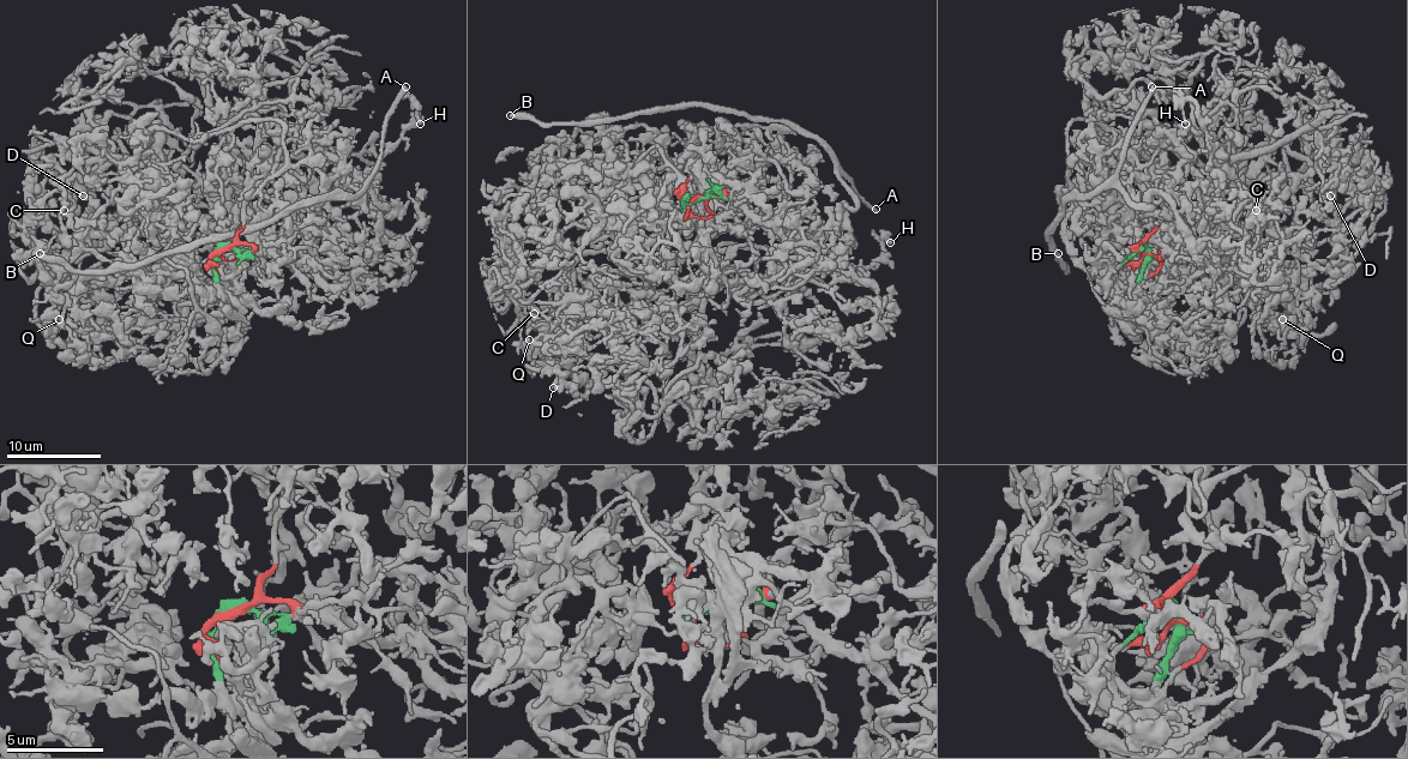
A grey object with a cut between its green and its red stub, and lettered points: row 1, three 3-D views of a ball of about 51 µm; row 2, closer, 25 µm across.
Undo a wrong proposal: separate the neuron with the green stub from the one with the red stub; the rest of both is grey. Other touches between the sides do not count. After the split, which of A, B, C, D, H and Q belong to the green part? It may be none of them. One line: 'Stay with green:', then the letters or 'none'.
Stay with green: A, B

